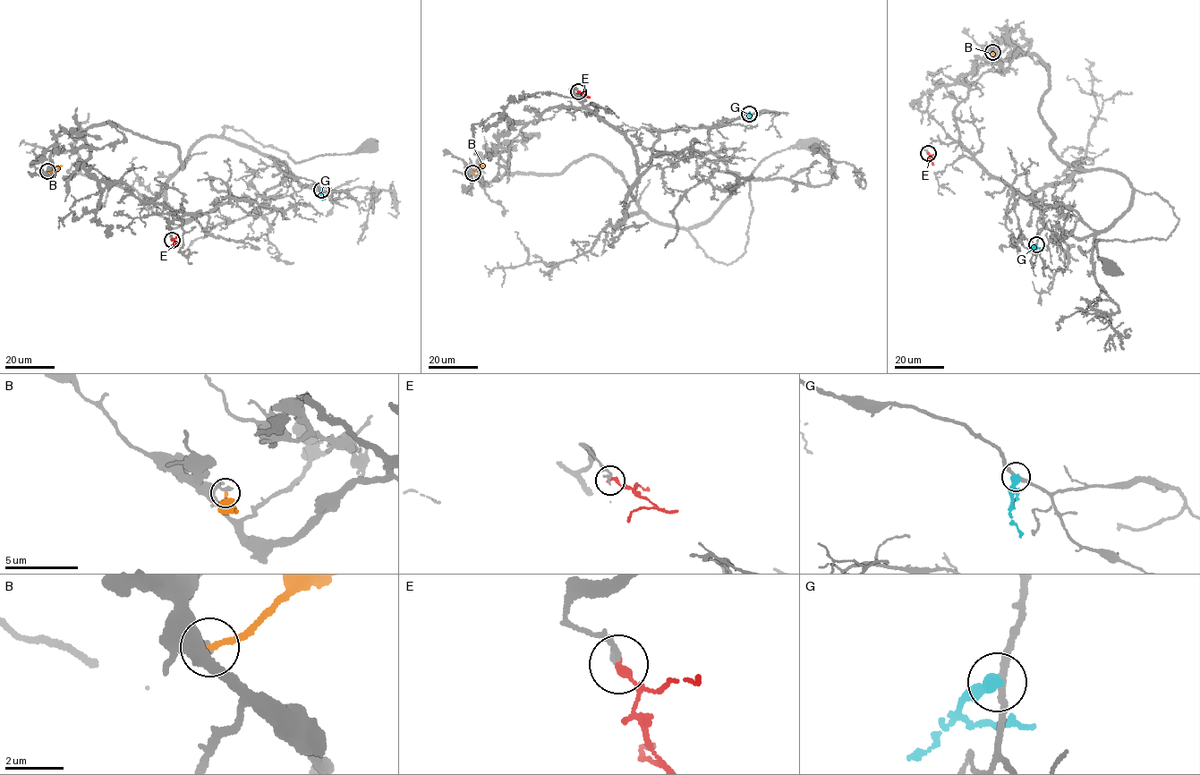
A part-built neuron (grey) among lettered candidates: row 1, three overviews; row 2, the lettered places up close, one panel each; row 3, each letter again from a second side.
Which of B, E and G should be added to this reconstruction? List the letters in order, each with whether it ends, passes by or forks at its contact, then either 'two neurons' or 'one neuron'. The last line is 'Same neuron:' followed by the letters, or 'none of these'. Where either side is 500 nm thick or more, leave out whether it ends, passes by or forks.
B: it ends | two neurons
E: it ends | two neurons
G: it ends | two neurons
Same neuron: none of these

